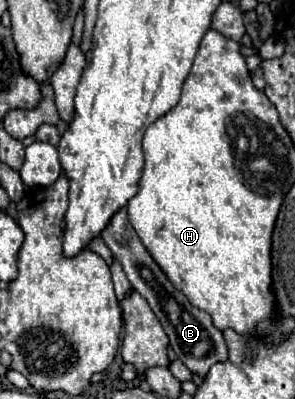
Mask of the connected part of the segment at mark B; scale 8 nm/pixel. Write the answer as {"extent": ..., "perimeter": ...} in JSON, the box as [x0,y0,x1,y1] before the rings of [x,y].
{"extent":[101,210,227,378],"perimeter":[[[119,210],[109,226],[103,230],[101,238],[113,252],[113,256],[121,262],[123,272],[127,274],[131,286],[149,302],[151,310],[159,318],[171,348],[175,350],[177,358],[197,376],[205,378],[209,368],[221,360],[227,360],[227,344],[223,340],[221,330],[217,330],[211,322],[211,316],[187,302],[187,298],[169,282],[169,278],[163,274],[163,270],[157,266],[157,262],[151,258],[151,254],[145,250],[143,242],[139,240],[137,232],[127,220],[127,210]]]}

